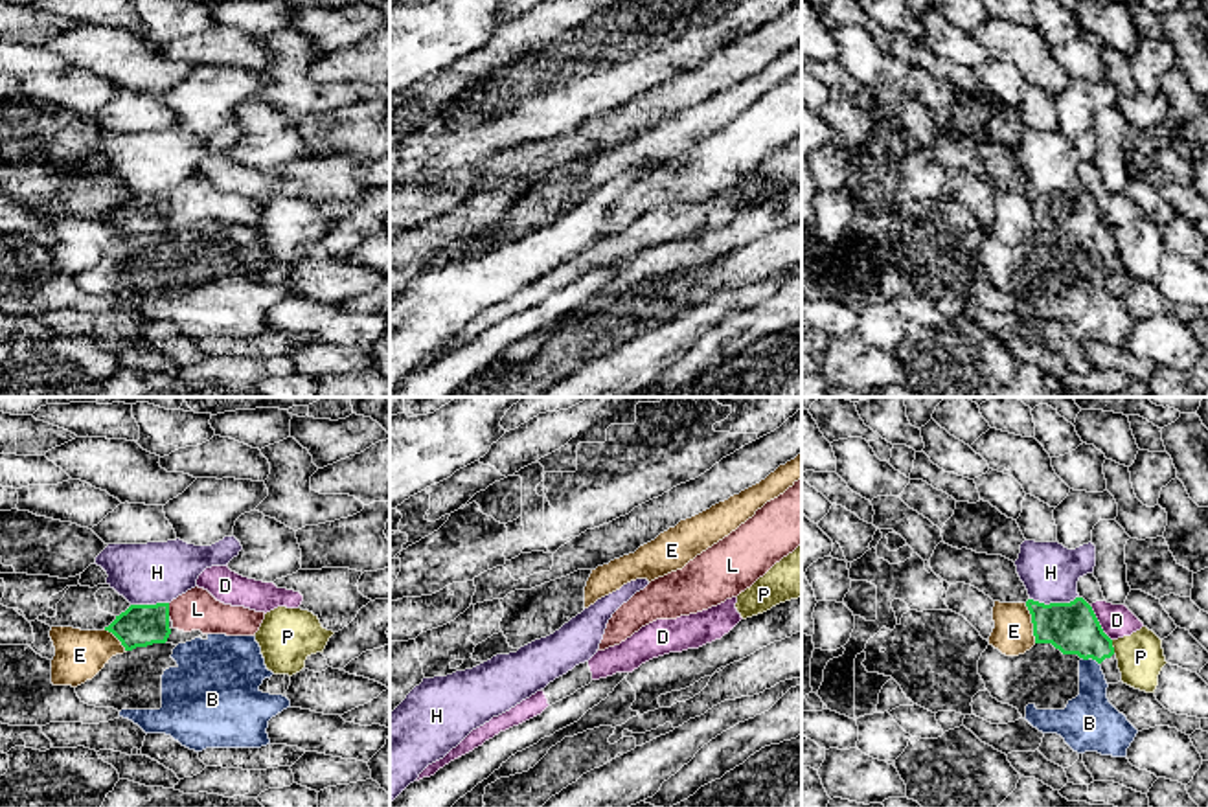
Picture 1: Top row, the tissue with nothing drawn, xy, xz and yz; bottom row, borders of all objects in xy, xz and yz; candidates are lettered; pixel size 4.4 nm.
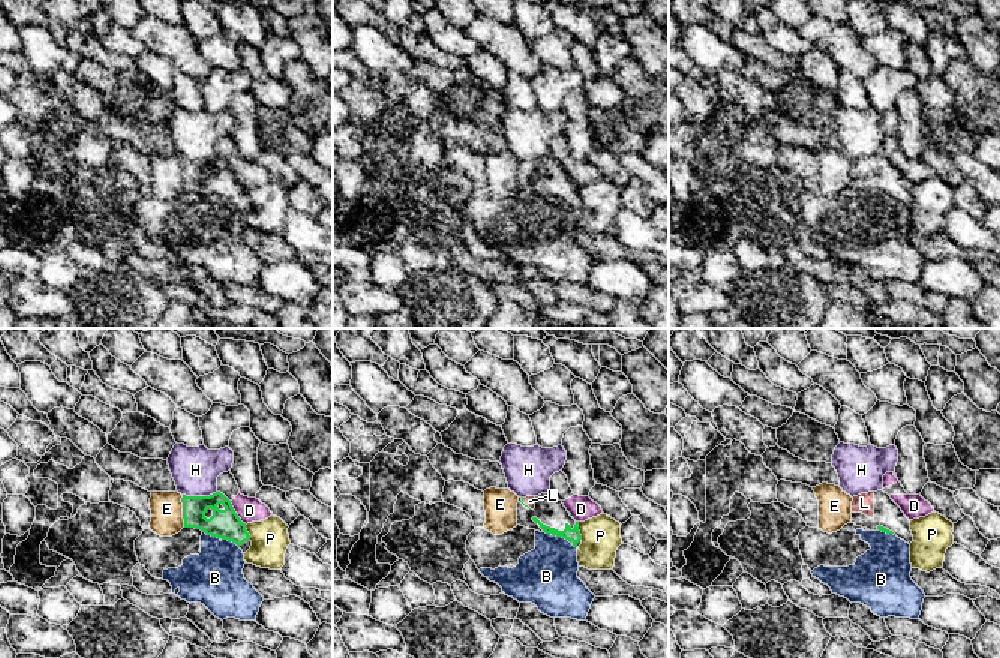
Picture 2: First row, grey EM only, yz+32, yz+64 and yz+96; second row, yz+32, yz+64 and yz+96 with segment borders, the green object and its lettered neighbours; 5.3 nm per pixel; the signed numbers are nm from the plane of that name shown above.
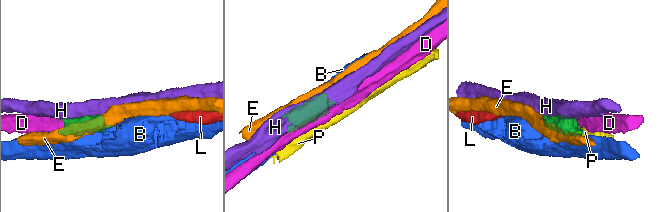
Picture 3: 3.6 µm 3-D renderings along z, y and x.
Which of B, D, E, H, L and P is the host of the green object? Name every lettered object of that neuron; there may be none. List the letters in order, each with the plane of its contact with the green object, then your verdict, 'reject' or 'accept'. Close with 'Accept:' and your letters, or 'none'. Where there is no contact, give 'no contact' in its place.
B: yz | reject
D: yz | reject
E: yz | reject
H: yz | reject
L: xy | accept
P: yz | reject
Accept: L

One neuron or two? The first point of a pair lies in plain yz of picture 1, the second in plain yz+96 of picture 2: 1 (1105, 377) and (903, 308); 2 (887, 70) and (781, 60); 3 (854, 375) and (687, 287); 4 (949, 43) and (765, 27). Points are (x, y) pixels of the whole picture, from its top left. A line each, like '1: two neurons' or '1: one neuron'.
1: one neuron
2: two neurons
3: one neuron
4: one neuron

